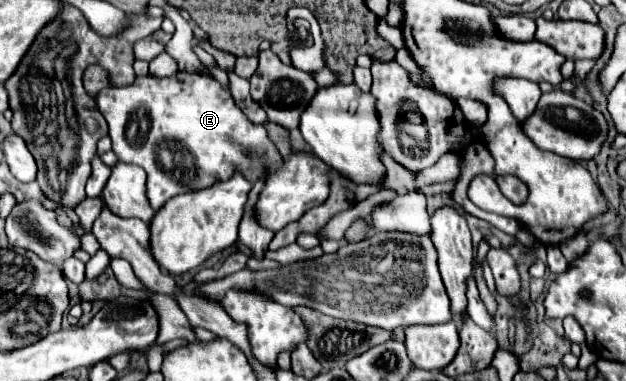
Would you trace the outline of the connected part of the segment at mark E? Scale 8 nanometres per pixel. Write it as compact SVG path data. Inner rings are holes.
M186 72L172 78L138 76L130 86L102 88L96 96L96 104L108 122L114 154L122 162L134 162L146 170L146 196L154 210L160 210L172 196L230 180L234 170L246 172L246 178L254 182L262 174L262 166L278 166L284 162L278 160L274 148L266 144L262 126L252 124L234 104L230 90L224 90L218 80L208 76L190 76Z

